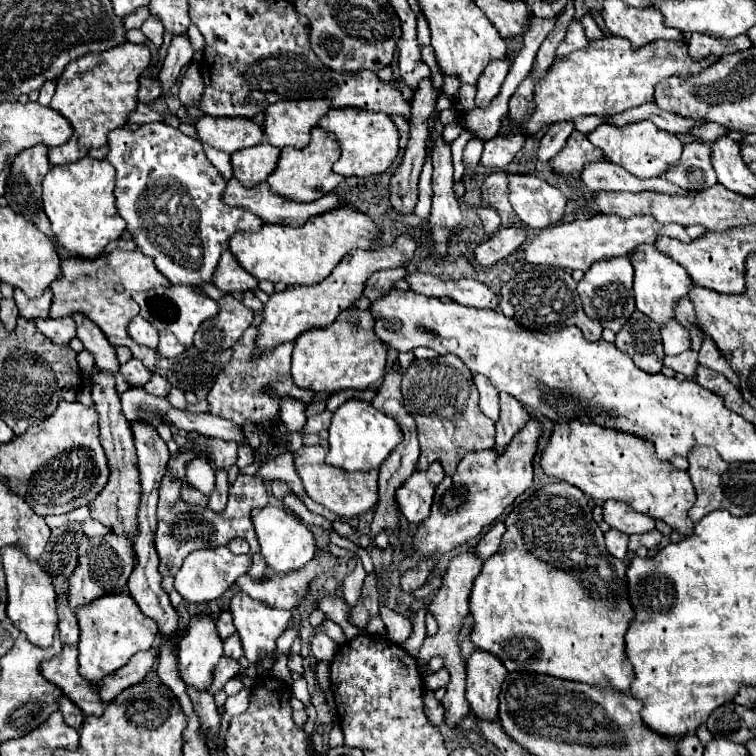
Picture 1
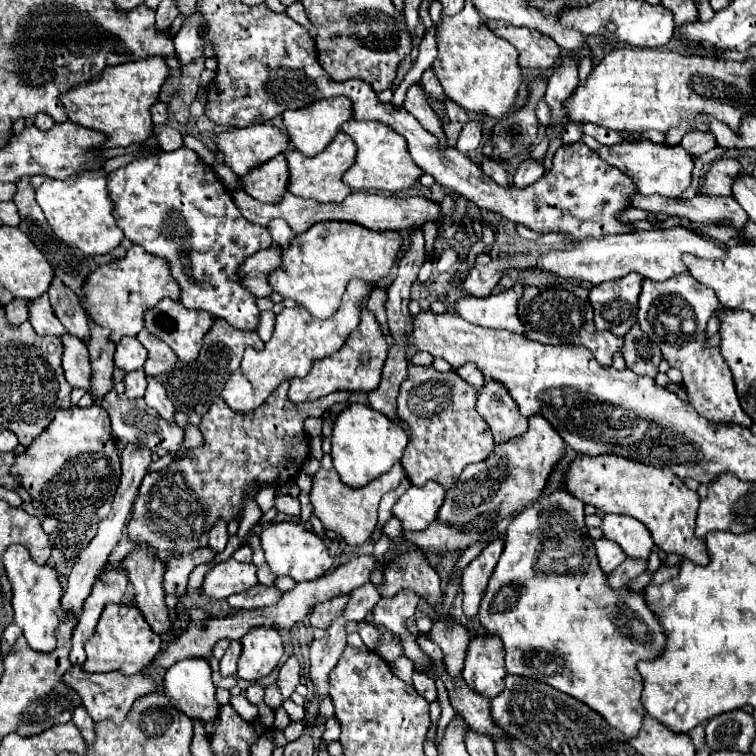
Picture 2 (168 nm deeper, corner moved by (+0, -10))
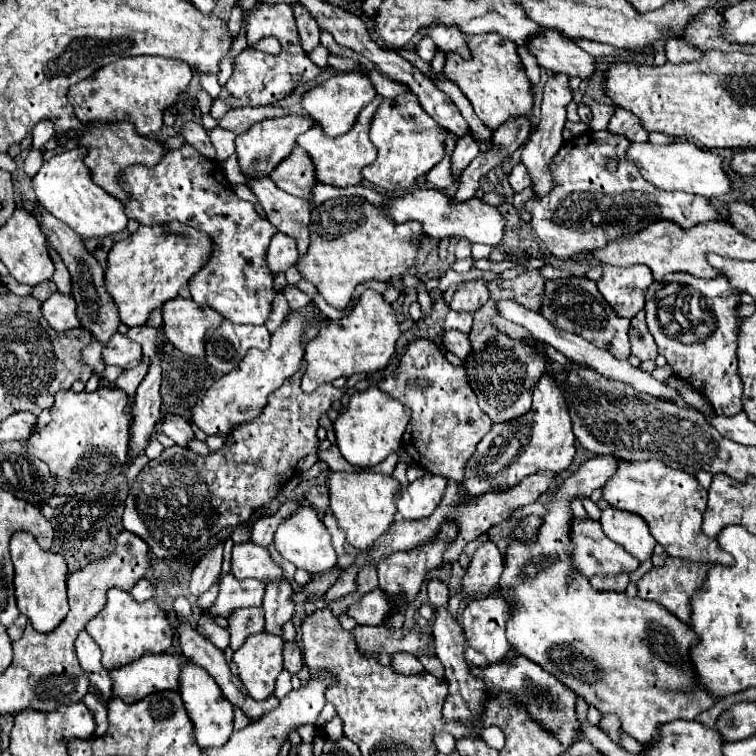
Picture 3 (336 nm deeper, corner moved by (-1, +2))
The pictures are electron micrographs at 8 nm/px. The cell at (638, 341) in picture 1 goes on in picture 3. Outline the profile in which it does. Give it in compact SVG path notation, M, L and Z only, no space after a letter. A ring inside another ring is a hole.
M643 310L631 320L629 338L631 338L631 354L633 356L637 356L639 360L655 360L657 344L655 344L653 336L647 330L645 312Z

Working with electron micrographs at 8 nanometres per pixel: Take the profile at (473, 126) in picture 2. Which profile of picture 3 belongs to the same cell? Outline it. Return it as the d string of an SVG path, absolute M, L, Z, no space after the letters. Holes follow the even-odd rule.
M465 136L465 140L457 140L455 150L451 154L451 176L457 180L461 172L469 166L469 162L479 154L477 144L473 142L471 136Z

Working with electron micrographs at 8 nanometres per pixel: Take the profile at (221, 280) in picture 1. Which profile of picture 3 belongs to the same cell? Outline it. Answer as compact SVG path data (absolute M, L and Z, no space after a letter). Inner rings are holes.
M277 232L269 244L269 250L267 250L267 264L269 264L269 270L273 274L279 274L279 272L285 272L291 264L295 264L299 258L297 254L297 246L295 246L295 240L287 234L281 234Z

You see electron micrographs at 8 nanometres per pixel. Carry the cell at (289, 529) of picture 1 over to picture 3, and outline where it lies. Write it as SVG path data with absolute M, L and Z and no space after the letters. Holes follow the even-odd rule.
M309 506L299 508L291 518L281 522L279 530L275 532L275 546L285 560L289 560L297 568L309 570L313 574L321 574L321 572L327 572L337 566L337 554L331 544L331 534L327 532L327 526L321 522L317 510L309 508Z

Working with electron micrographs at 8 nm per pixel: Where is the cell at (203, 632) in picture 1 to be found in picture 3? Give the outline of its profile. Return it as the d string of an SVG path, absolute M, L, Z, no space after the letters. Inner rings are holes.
M189 664L189 668L181 670L181 690L179 692L181 692L181 698L185 702L187 714L193 722L197 744L201 748L225 744L233 732L233 704L229 700L225 700L217 682L203 668Z

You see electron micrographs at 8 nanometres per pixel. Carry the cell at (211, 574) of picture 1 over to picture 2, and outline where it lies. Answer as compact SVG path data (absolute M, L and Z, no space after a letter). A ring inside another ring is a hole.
M230 558L226 562L216 562L210 566L210 570L204 576L200 592L206 598L226 600L232 594L248 590L256 582L258 578L254 564L242 564Z

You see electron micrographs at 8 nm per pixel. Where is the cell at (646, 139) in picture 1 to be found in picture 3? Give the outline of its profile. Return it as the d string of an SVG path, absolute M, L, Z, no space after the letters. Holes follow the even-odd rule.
M651 142L631 144L627 156L637 164L641 176L659 190L681 190L705 198L719 198L731 190L731 180L723 168L723 158L711 150L697 148L693 142L677 142L667 146L655 146Z

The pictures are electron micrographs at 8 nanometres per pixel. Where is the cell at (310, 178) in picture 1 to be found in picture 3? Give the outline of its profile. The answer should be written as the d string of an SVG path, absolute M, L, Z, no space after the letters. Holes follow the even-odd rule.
M377 94L373 102L361 110L361 116L357 120L357 124L345 134L345 136L337 136L331 138L327 136L321 126L313 126L311 130L307 130L305 134L301 134L297 138L297 144L301 148L305 148L305 152L311 156L313 164L315 164L315 172L317 172L317 180L321 184L329 184L329 186L337 186L337 188L345 188L345 186L355 186L363 182L363 174L361 170L371 164L377 158L377 148L375 144L369 140L369 126L373 120L373 114L377 110L377 104L381 104L382 96Z

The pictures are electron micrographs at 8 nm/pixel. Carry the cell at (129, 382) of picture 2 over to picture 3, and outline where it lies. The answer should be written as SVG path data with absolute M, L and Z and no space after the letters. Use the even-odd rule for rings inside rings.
M141 362L139 366L135 366L135 368L127 368L127 370L123 370L123 374L115 380L115 386L117 388L121 388L121 390L125 390L131 398L135 396L135 390L137 390L137 386L141 384L141 380L145 378L145 372L147 372L147 364L145 362Z

